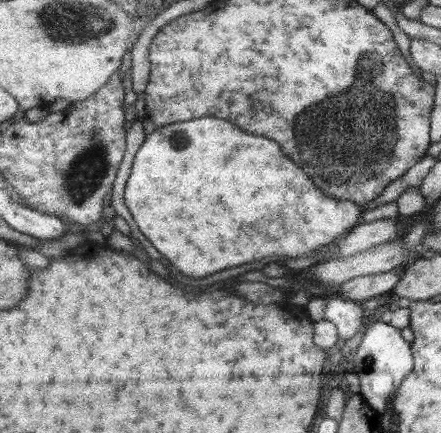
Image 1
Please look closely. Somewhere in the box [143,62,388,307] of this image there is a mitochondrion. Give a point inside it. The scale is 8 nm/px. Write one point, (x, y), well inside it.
(181, 140)

